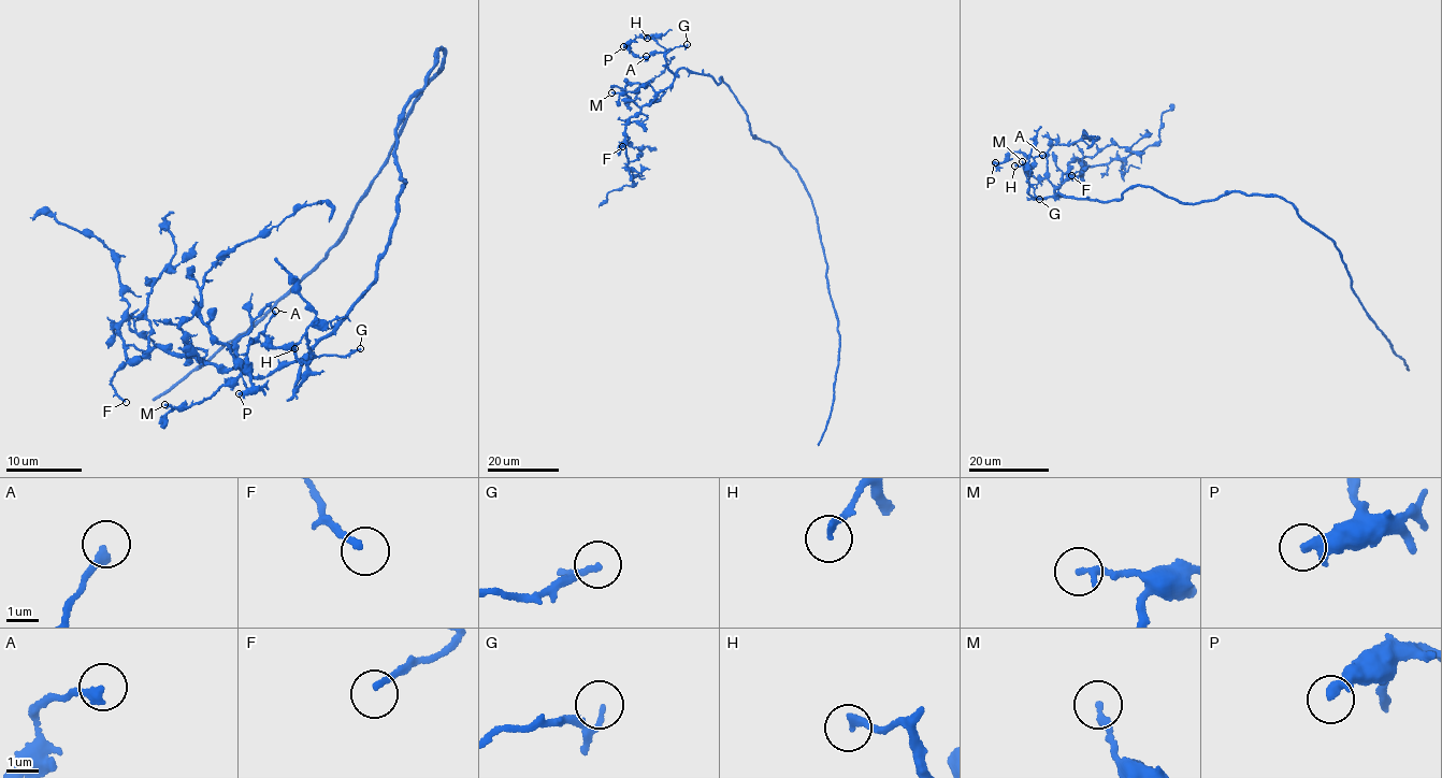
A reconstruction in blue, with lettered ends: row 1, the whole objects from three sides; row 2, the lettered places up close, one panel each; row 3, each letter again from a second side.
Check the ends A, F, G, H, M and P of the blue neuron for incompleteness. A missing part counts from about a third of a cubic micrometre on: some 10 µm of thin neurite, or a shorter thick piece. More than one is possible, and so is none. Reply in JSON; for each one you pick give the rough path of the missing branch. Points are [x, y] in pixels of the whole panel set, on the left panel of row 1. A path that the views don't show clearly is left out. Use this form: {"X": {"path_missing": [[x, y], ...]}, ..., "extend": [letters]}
{"extend": []}

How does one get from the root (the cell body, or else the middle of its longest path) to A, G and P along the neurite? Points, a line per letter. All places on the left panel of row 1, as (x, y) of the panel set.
A: (397, 131), (406, 184), (391, 243), (372, 283), (307, 351), (296, 388), (306, 364), (265, 335), (275, 311)
G: (397, 131), (394, 154), (406, 184), (391, 243), (372, 283), (307, 351), (296, 388), (315, 357), (360, 348)
P: (397, 131), (406, 184), (375, 278), (307, 351), (296, 388), (306, 364), (259, 333), (239, 393)

